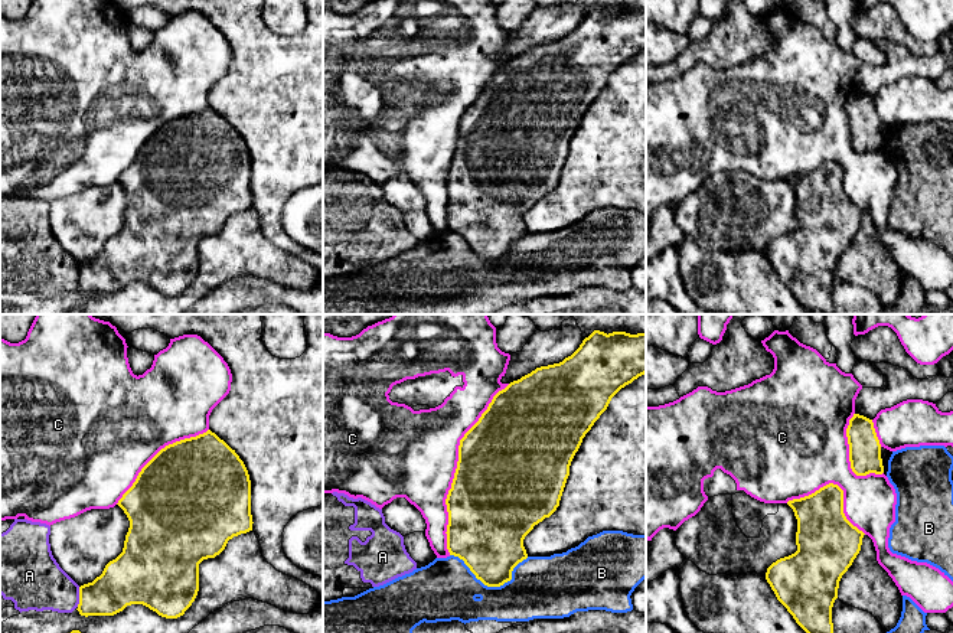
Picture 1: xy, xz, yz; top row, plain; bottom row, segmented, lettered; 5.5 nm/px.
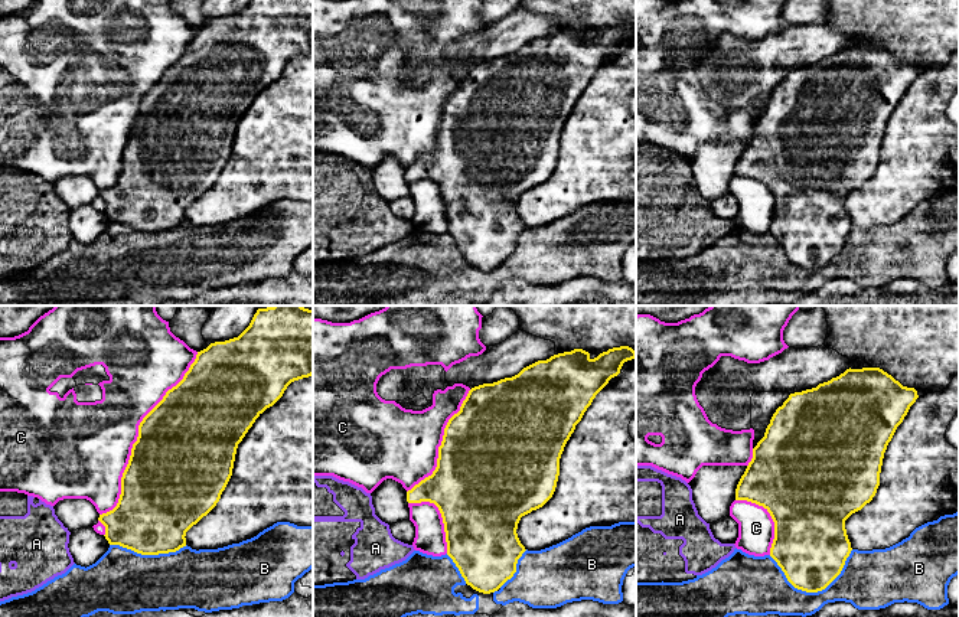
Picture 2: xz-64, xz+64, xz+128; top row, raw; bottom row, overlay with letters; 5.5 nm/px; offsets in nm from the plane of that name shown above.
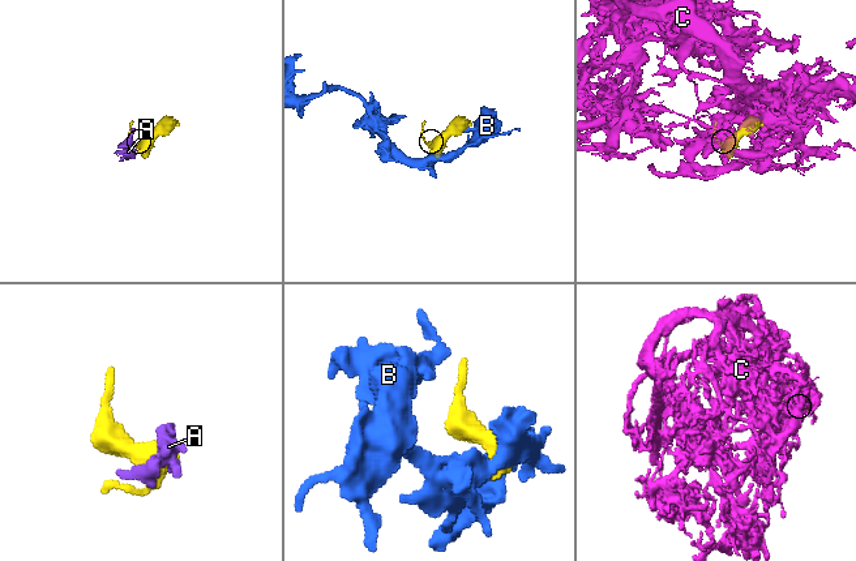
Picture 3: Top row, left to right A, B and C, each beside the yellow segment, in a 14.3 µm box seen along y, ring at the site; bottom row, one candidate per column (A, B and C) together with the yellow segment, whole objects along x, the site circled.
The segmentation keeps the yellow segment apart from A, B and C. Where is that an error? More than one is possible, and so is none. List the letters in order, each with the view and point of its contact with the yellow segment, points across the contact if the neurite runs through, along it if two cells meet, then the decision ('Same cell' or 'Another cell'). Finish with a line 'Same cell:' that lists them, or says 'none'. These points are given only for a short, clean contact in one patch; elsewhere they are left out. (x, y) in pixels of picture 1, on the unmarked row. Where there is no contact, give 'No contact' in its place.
A: Touches yellow at xy (80, 274). Another cell
B: Touches yellow at xz (492, 263). Another cell
C: Touches yellow at xz (457, 144). Another cell
Same cell: none

